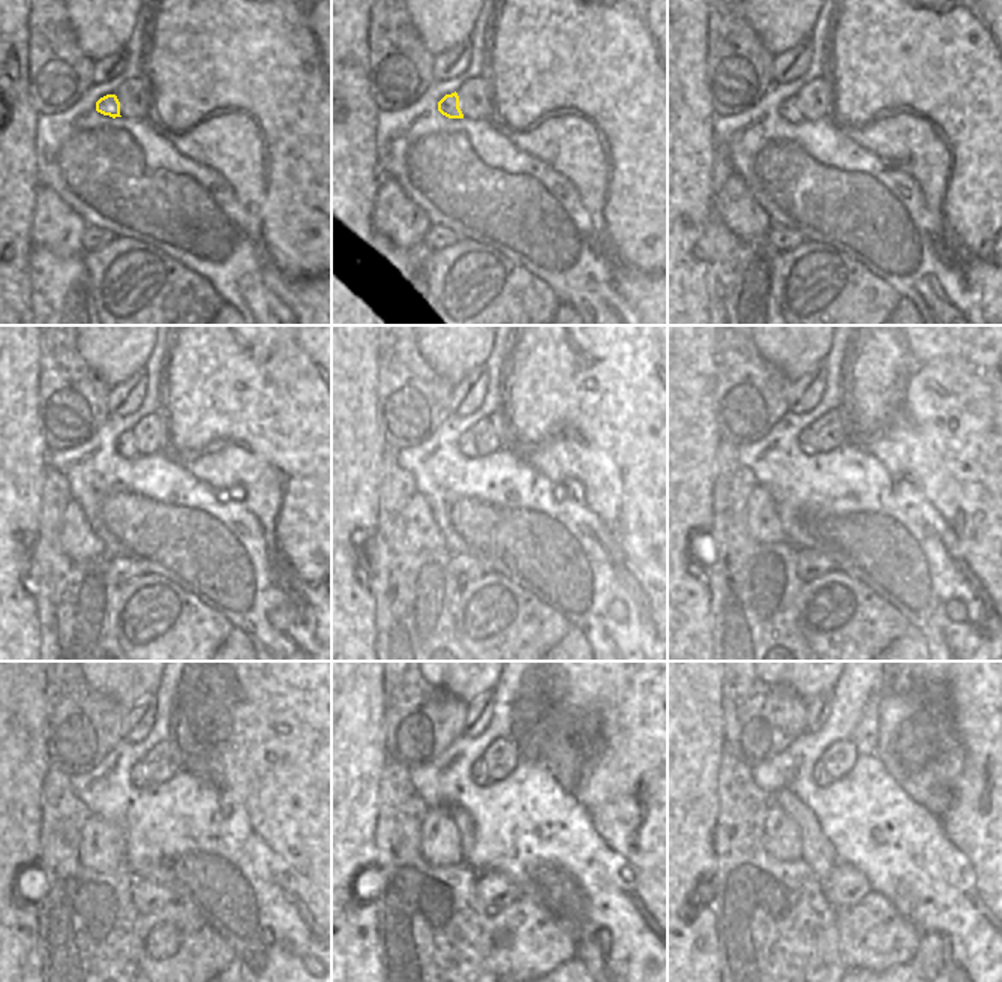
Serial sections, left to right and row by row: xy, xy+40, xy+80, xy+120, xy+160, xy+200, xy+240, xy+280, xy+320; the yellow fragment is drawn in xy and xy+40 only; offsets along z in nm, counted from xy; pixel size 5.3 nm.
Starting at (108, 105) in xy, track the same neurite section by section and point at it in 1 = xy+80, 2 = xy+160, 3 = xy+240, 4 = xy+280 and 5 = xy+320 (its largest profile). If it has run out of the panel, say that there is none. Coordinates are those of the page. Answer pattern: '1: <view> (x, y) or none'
1: xy+80 (789, 110)
2: xy+160 (467, 446)
3: xy+240 (138, 777)
4: xy+280 (480, 772)
5: xy+320 (819, 772)

